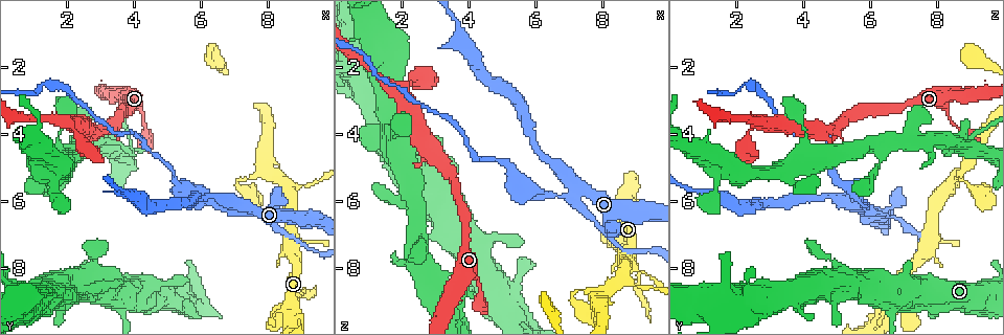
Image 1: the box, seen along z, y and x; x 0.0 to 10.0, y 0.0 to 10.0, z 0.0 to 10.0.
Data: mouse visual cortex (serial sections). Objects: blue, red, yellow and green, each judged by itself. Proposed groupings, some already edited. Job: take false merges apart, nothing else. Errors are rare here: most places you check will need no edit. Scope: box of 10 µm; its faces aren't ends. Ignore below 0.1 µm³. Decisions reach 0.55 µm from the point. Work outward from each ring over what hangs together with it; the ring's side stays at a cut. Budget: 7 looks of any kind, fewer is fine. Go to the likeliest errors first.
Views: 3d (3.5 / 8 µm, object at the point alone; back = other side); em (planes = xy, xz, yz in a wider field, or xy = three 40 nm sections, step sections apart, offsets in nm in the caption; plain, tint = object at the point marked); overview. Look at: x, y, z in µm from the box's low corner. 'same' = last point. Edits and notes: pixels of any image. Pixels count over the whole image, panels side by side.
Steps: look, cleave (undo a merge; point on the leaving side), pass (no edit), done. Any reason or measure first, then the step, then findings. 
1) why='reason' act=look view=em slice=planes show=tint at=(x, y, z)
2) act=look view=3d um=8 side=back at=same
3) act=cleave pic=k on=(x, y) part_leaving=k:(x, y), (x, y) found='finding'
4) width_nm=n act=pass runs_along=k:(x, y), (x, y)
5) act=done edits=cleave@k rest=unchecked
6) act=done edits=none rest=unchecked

why='two arms at a narrow angle' act=look view=3d um=8 at=(6.60, 6.20, 5.85)

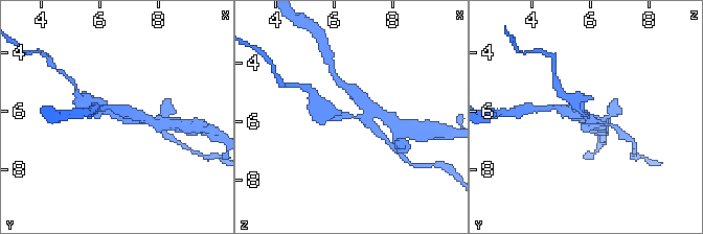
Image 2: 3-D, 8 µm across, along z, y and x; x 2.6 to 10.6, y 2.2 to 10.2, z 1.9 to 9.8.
why='zoom in' act=look view=3d um=3.5 at=same

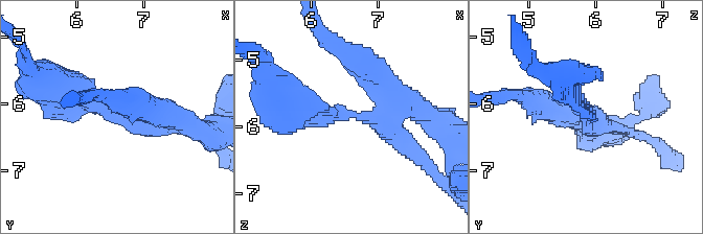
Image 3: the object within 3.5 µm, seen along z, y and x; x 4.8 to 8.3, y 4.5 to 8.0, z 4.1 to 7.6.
why='need the tissue' act=look view=em slice=xy step=1 show=tint at=(6.60, 6.20, 5.80)

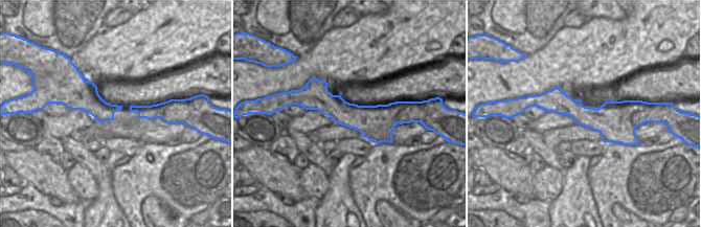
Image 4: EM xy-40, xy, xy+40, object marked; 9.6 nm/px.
arms=3 act=cleave pic=3 on=(106, 114) part_leaving=3:(383, 117), (329, 115), (293, 101) found='two cells meet here'

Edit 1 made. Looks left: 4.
why='narrows sharply' act=look view=3d um=3.5 at=(7.35, 5.40, 8.75)

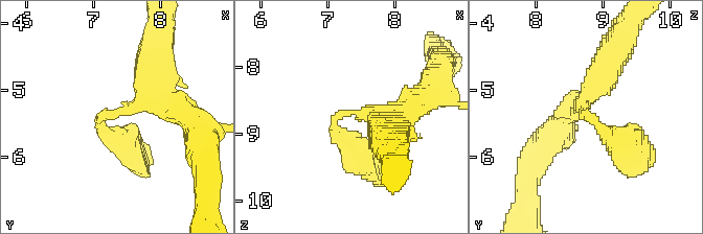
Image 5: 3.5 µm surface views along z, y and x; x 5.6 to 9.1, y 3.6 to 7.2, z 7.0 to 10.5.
arm_widths_nm=300,350 why='shape alone is not enough' act=look view=em slice=planes show=tint at=(7.35, 5.35, 8.70)

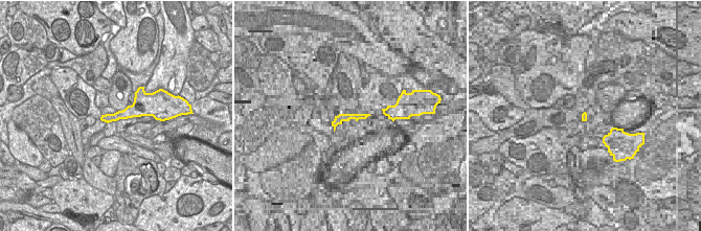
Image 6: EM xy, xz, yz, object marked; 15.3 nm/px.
act=pass runs_along=5:(410, 108), (336, 118), (359, 154) found='continuous, no second cell'

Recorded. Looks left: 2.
act=done edits=cleave@3 rest=unchecked

